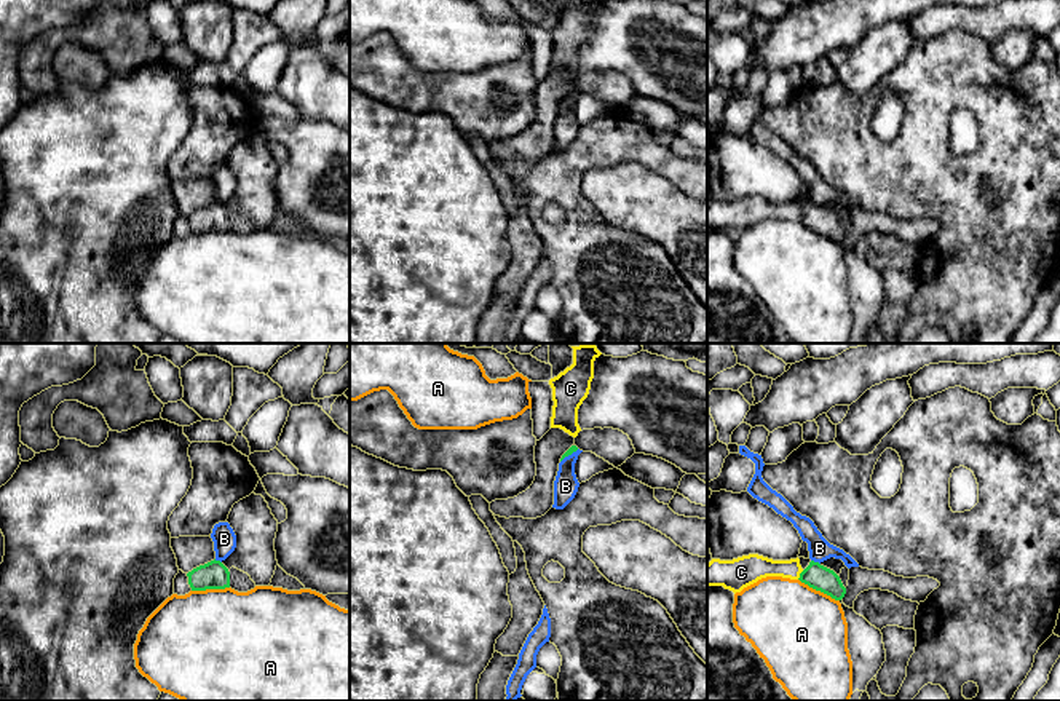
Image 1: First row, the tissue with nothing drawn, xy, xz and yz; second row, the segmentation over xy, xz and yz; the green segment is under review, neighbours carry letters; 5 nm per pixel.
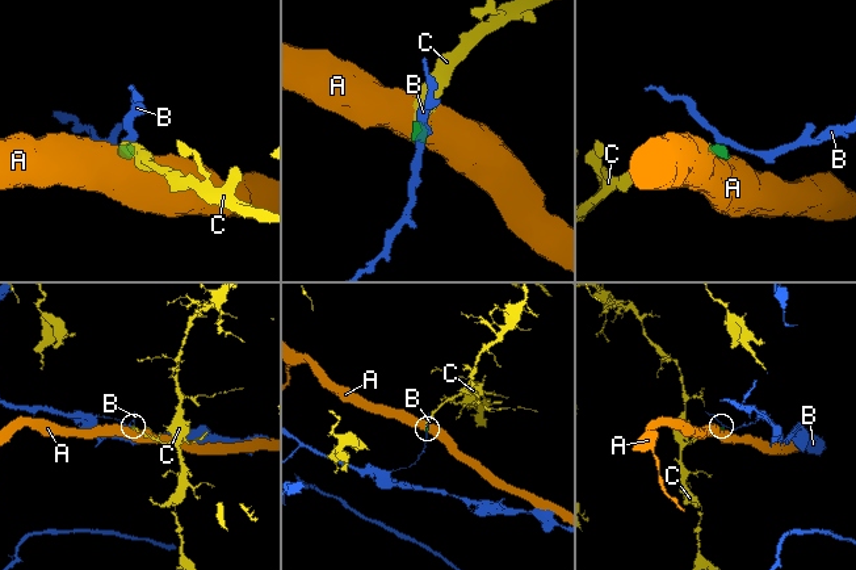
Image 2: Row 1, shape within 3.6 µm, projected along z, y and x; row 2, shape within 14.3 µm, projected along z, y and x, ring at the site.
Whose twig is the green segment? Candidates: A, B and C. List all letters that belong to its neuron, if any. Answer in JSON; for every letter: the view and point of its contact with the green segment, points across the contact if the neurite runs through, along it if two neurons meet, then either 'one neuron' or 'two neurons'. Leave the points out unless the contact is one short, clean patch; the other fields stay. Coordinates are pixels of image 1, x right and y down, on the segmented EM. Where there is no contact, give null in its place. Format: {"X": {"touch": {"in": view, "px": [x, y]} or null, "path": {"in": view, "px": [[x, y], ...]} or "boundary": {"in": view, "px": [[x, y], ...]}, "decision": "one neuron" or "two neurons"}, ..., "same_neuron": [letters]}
{"A": {"touch": {"in": "yz", "px": [819, 590]}, "boundary": {"in": "yz", "px": [[798, 578], [838, 601]]}, "decision": "two neurons"}, "B": {"touch": {"in": "yz", "px": [816, 562]}, "boundary": {"in": "yz", "px": [[811, 559], [819, 564]]}, "decision": "two neurons"}, "C": {"touch": {"in": "yz", "px": [800, 575]}, "path": {"in": "yz", "px": [[818, 577], [800, 575], [792, 569], [752, 567]]}, "decision": "one neuron"}, "same_neuron": ["C"]}

